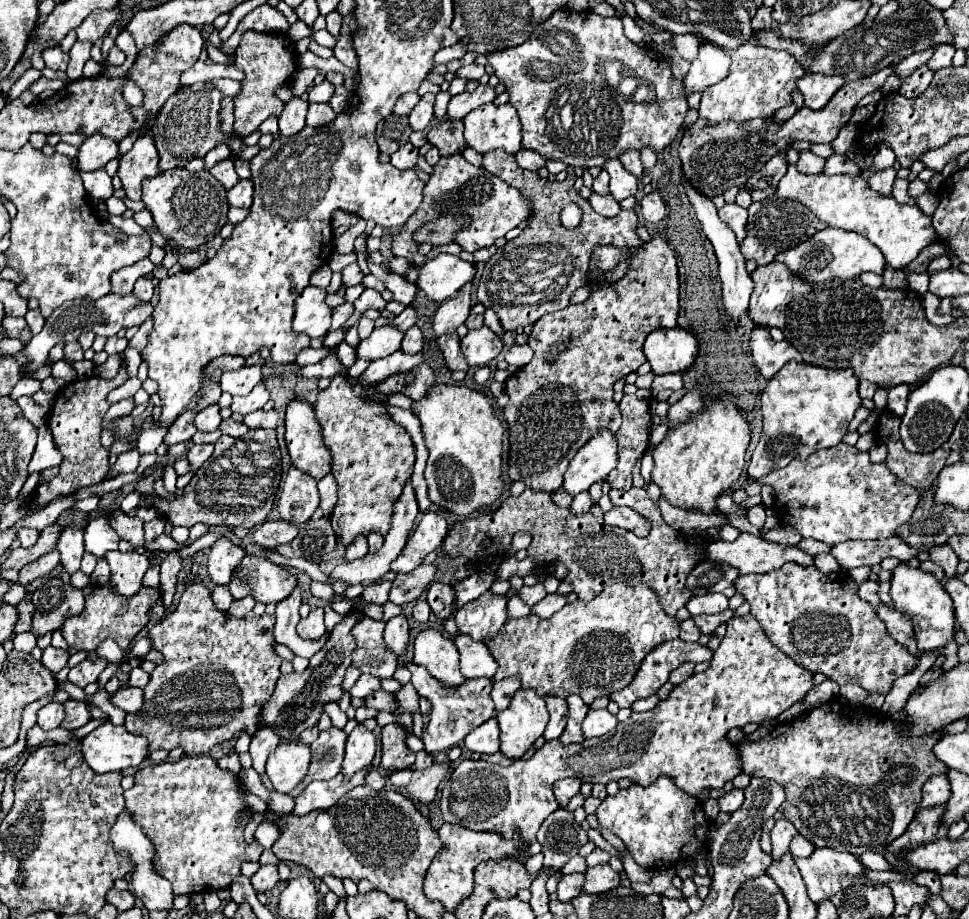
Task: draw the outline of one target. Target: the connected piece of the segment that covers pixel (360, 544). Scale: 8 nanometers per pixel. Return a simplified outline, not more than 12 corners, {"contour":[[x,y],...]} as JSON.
{"contour":[[358,534],[346,548],[346,560],[368,552],[366,536]]}

